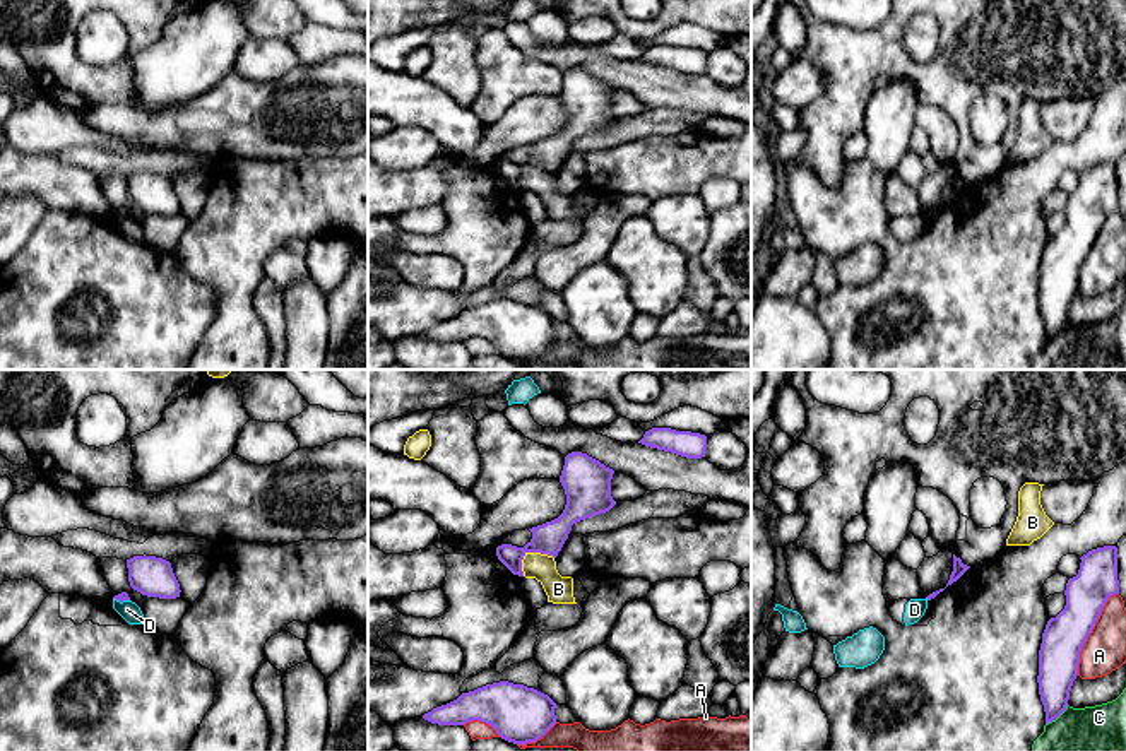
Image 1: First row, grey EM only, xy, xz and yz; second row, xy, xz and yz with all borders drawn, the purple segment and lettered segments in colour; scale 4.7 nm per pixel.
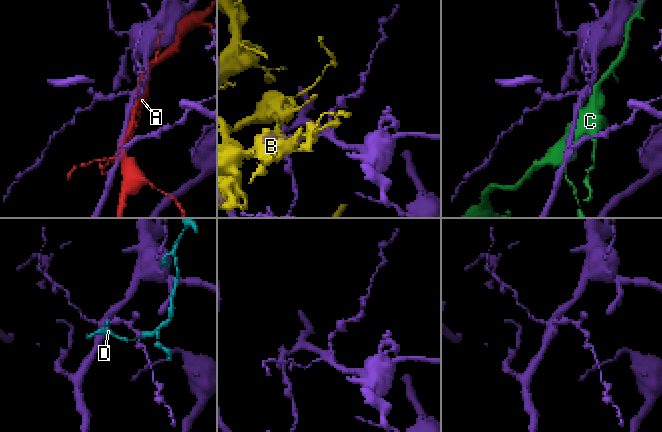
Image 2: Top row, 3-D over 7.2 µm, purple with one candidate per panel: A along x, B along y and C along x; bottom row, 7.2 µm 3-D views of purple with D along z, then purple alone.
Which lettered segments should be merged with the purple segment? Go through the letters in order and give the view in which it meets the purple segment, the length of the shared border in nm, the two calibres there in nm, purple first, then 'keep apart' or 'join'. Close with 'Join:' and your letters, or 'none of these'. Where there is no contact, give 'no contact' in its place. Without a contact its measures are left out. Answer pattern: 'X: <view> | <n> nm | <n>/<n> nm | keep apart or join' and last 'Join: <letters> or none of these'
A: yz | 440 nm | 200/200 nm | keep apart
B: xz | 180 nm | 140/130 nm | keep apart
C: yz | 140 nm | 190/400 nm | keep apart
D: xy | 80 nm | 50/90 nm | keep apart
Join: none of these

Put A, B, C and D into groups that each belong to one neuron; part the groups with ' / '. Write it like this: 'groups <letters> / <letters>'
groups A / B / C / D

